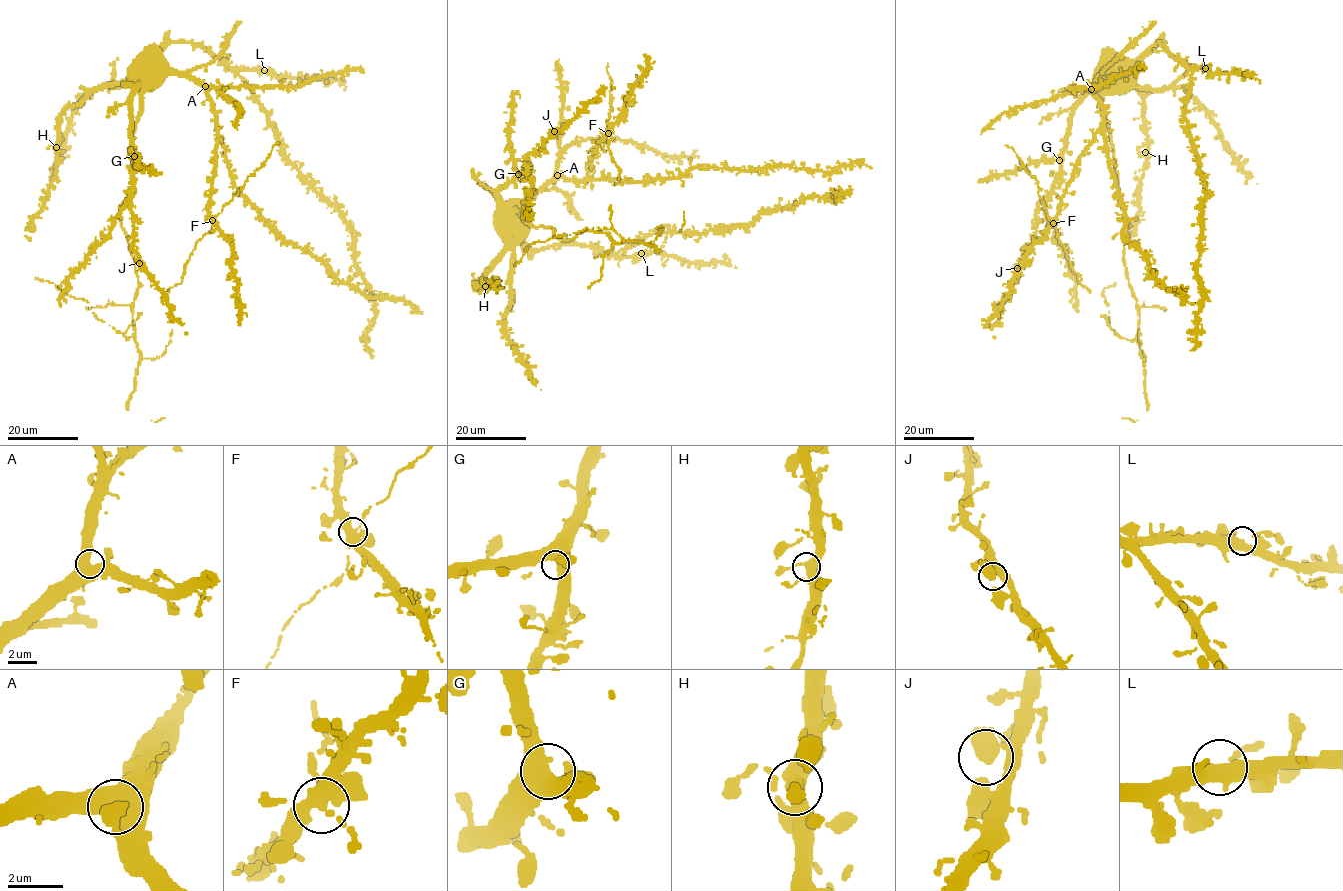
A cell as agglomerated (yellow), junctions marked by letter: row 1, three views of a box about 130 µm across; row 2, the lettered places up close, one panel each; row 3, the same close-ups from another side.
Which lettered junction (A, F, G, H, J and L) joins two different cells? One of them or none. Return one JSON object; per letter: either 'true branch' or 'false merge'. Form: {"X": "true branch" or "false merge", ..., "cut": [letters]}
{"A": "true branch", "F": "true branch", "G": "true branch", "H": "true branch", "J": "true branch", "L": "true branch", "cut": []}

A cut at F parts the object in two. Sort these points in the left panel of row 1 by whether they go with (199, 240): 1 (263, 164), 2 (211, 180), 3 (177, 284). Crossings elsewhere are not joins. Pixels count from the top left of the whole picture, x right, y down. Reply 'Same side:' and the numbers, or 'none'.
Same side: 1, 3

